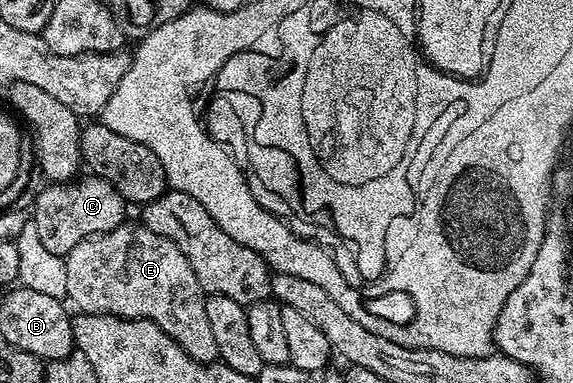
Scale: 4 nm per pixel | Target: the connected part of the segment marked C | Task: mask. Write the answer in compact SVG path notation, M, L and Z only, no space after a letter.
M83 174L70 182L51 182L43 187L47 188L41 189L35 200L33 223L37 238L41 238L41 243L52 254L65 258L77 242L100 236L125 223L126 216L123 215L129 211L129 205L105 178Z

